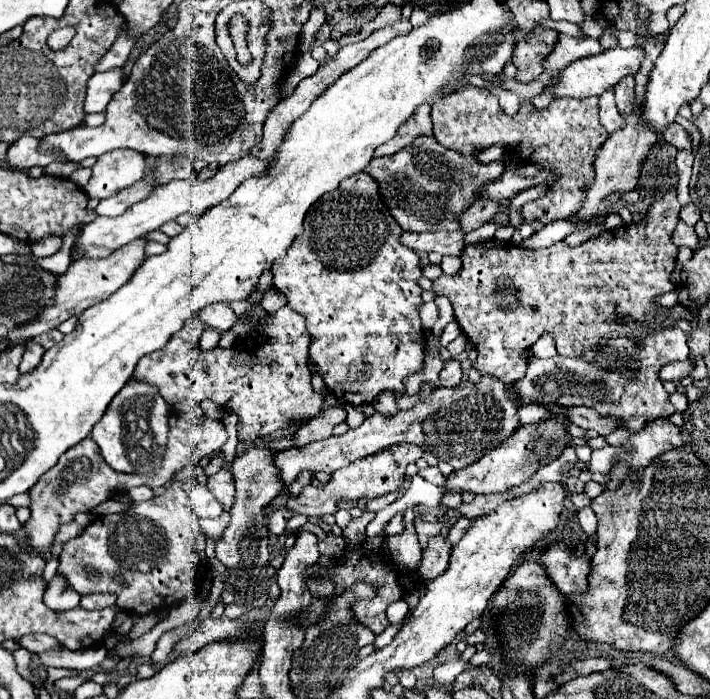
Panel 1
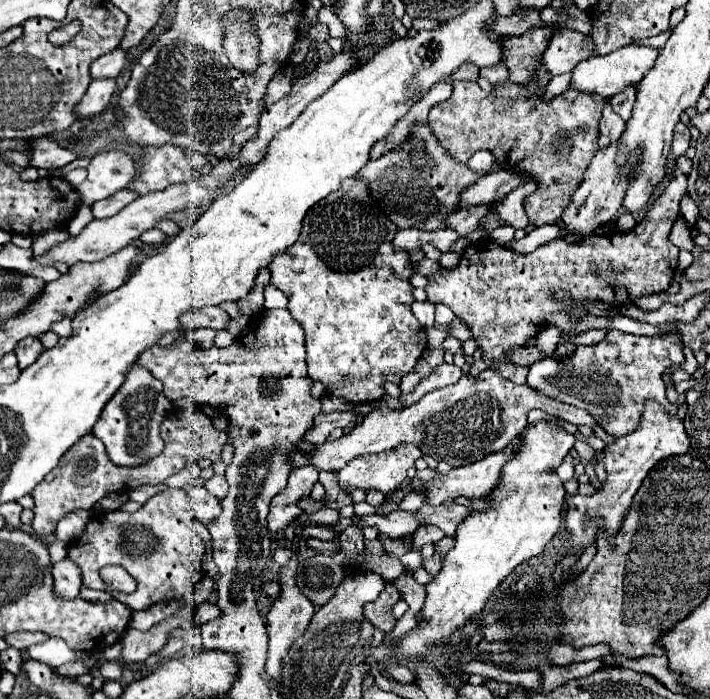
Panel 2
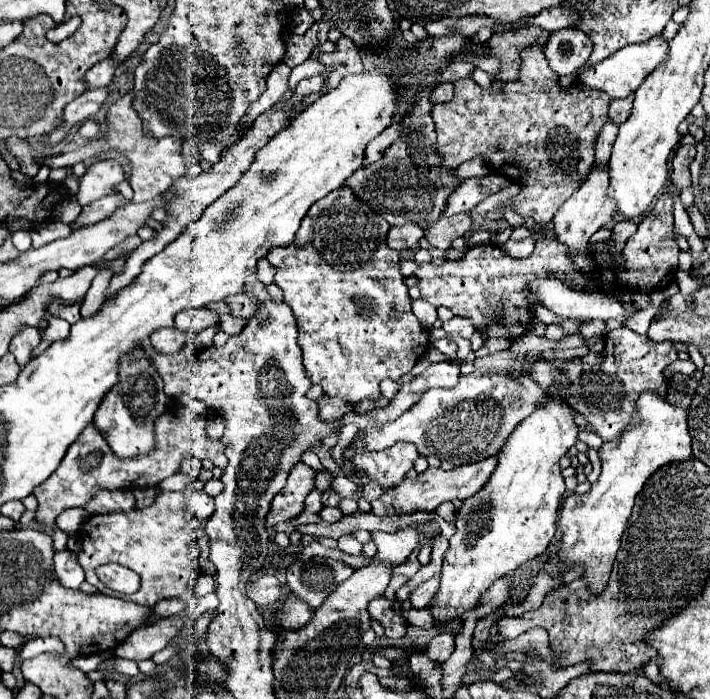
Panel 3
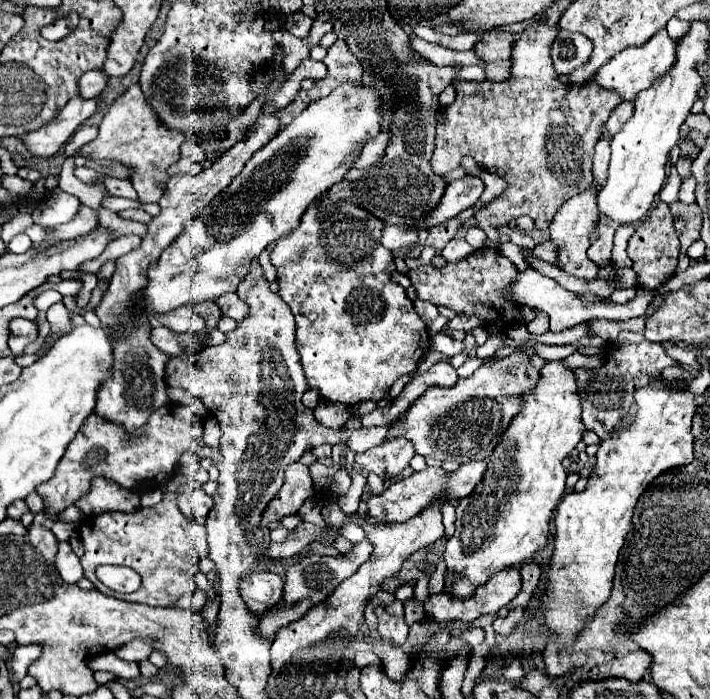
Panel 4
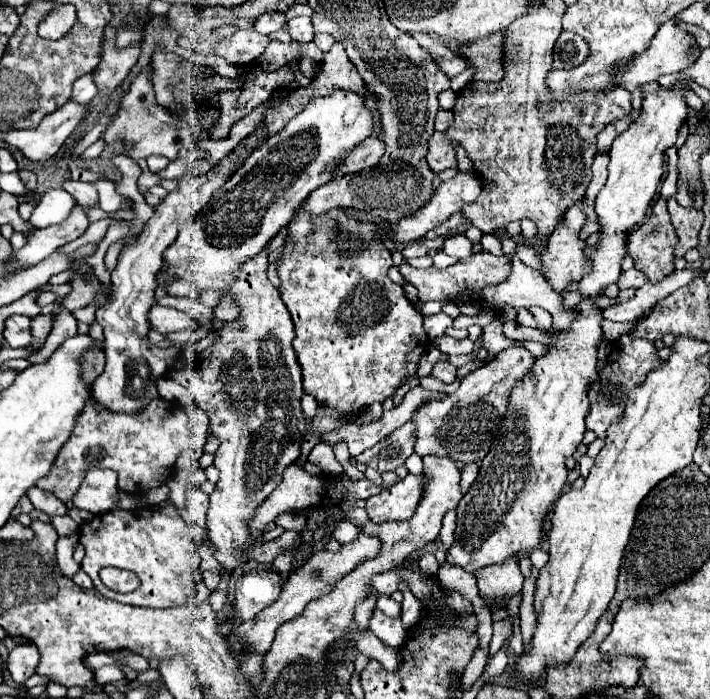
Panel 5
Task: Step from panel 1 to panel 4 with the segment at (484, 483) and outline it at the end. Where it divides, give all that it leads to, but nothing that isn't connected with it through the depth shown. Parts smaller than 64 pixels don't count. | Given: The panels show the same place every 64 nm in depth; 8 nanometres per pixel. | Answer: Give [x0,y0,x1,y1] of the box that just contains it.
[368,462,486,522]

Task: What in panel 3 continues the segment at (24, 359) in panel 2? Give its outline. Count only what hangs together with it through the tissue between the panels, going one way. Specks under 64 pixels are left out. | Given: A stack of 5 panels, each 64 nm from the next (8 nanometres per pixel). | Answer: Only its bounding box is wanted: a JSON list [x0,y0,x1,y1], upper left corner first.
[10,328,40,366]

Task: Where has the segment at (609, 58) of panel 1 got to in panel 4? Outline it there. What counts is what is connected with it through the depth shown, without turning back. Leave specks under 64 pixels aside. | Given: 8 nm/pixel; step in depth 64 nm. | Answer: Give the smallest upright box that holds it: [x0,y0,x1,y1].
[594,28,676,102]

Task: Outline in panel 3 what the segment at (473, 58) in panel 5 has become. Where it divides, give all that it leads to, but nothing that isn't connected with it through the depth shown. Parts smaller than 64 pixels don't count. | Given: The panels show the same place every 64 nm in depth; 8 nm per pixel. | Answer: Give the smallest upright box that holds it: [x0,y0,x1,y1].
[486,26,548,80]

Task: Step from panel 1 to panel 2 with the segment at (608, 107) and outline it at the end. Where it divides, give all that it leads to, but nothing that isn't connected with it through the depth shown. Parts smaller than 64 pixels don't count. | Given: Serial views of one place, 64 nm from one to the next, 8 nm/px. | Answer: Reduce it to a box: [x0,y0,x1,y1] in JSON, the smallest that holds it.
[598,104,624,148]

